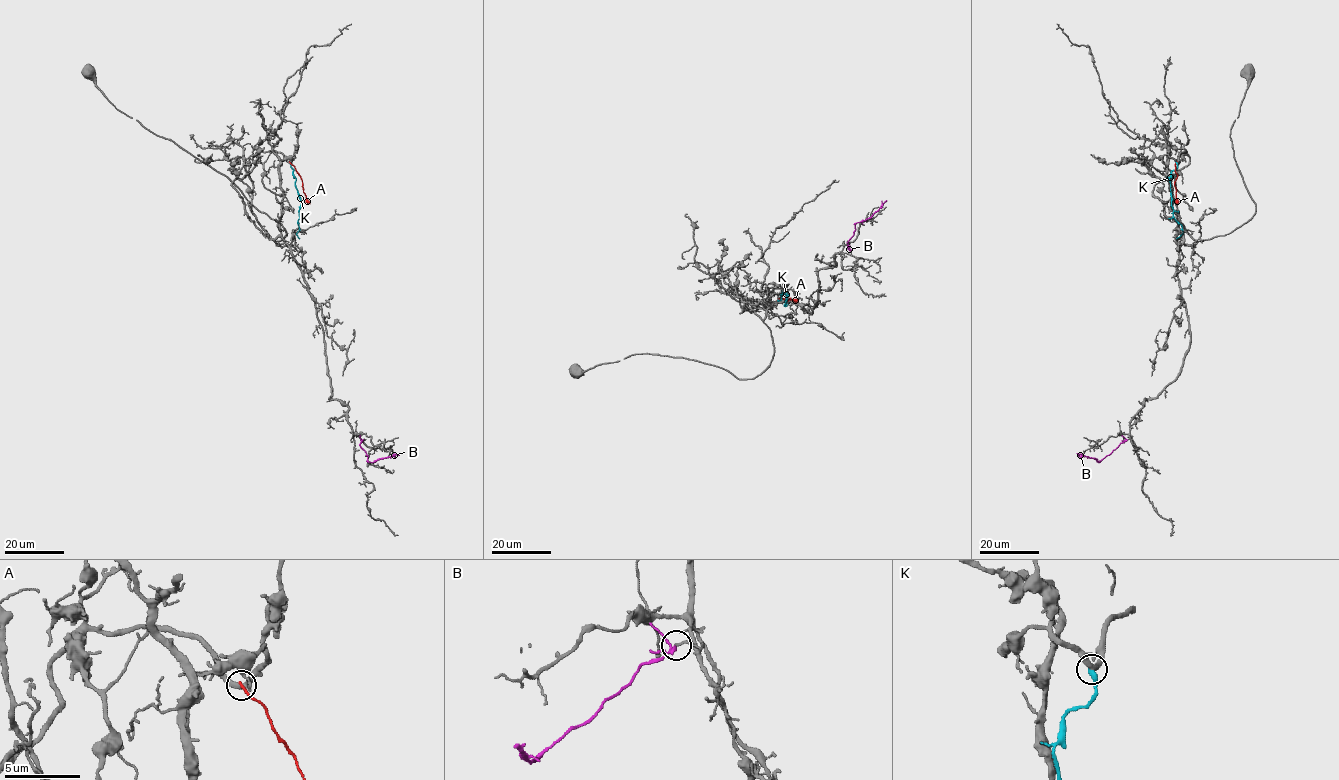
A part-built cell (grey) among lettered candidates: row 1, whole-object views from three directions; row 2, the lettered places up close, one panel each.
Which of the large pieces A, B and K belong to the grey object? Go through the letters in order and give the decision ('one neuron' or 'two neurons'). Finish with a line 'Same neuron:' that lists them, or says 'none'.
A: two neurons
B: two neurons
K: two neurons
Same neuron: none

